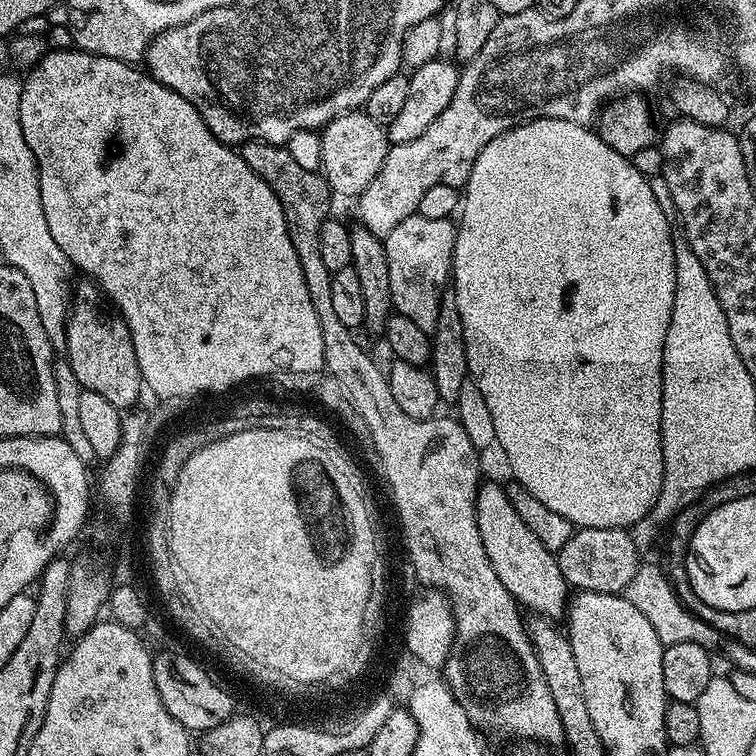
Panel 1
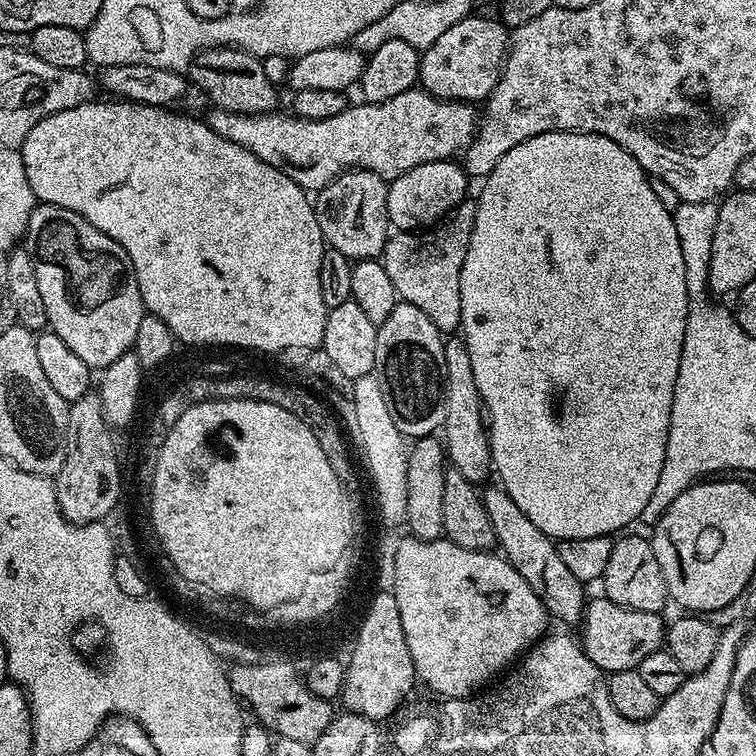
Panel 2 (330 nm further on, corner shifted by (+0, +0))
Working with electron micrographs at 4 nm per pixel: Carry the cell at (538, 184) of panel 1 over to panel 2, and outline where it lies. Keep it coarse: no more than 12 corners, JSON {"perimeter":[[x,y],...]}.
{"perimeter":[[589,132],[483,177],[459,331],[499,483],[636,524],[688,321],[672,212]]}

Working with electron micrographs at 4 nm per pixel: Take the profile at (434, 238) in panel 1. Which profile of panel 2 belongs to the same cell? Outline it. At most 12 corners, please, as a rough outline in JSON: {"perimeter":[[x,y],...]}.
{"perimeter":[[465,198],[427,230],[393,231],[397,297],[441,334],[460,326],[475,217]]}

